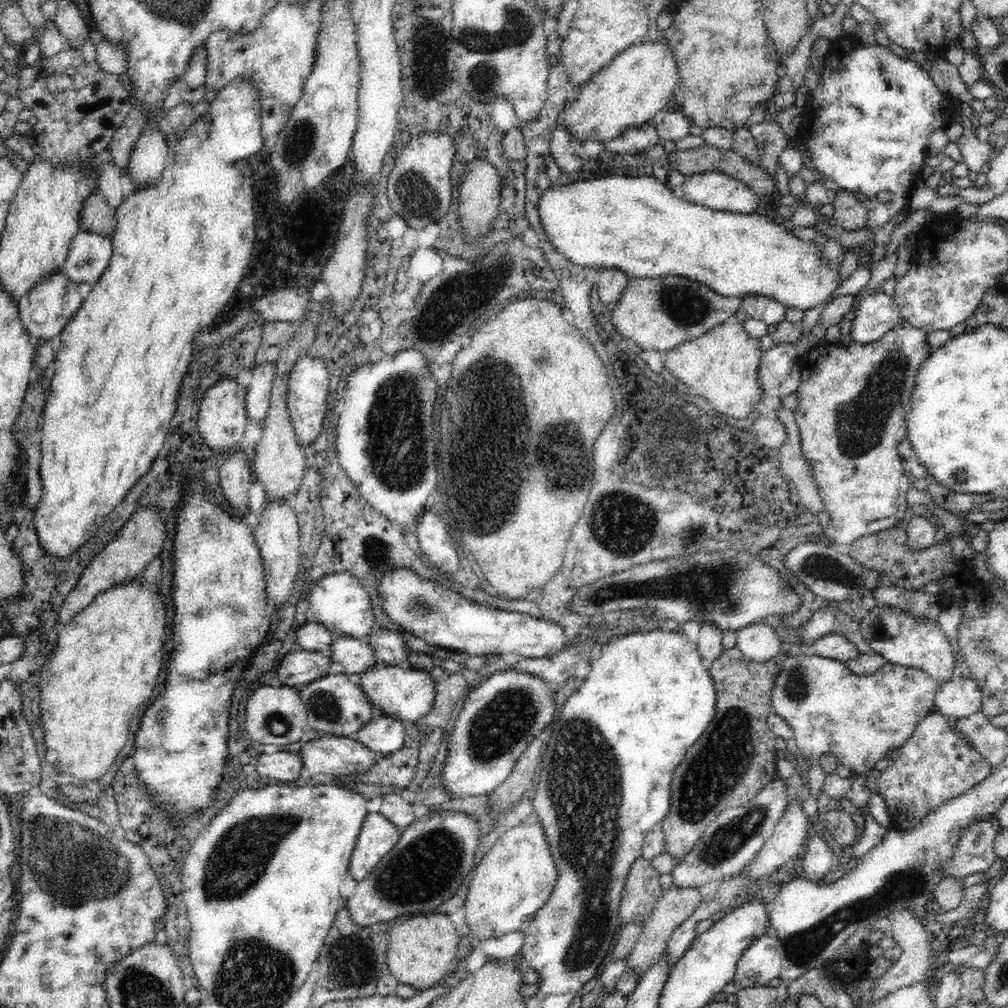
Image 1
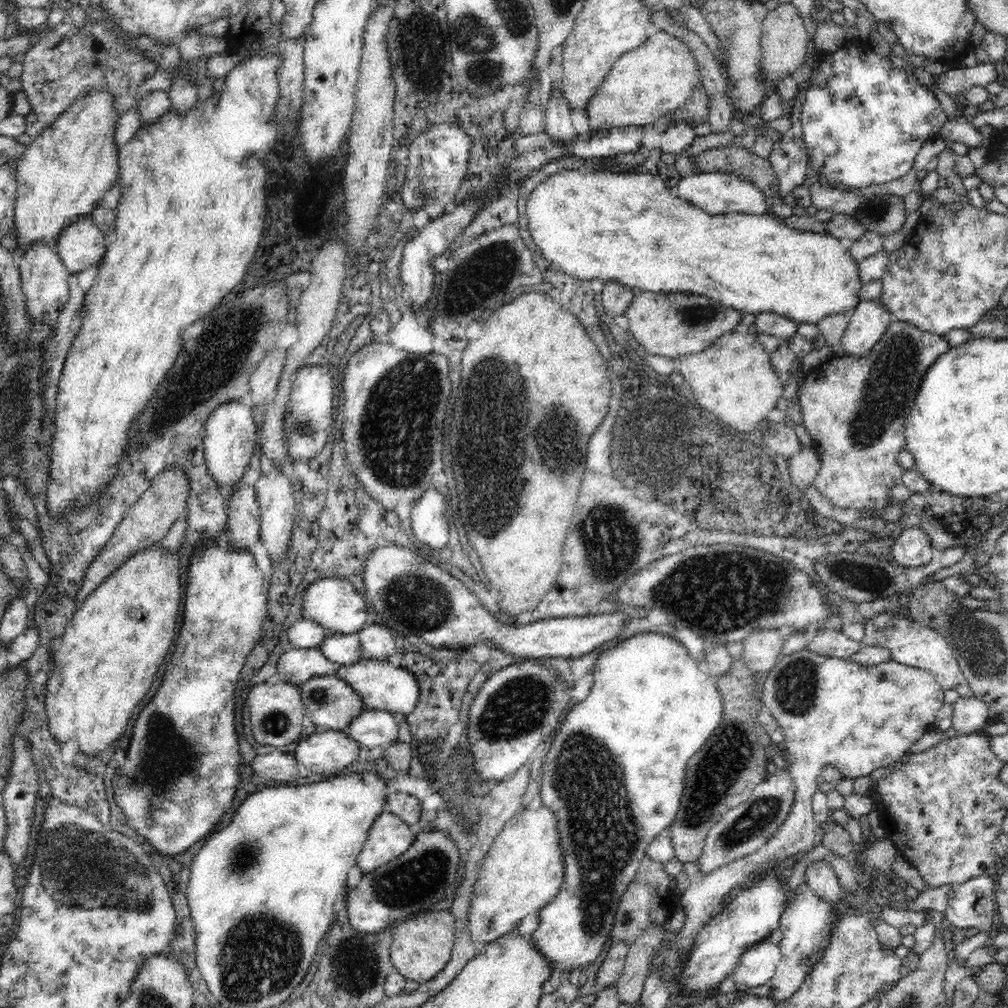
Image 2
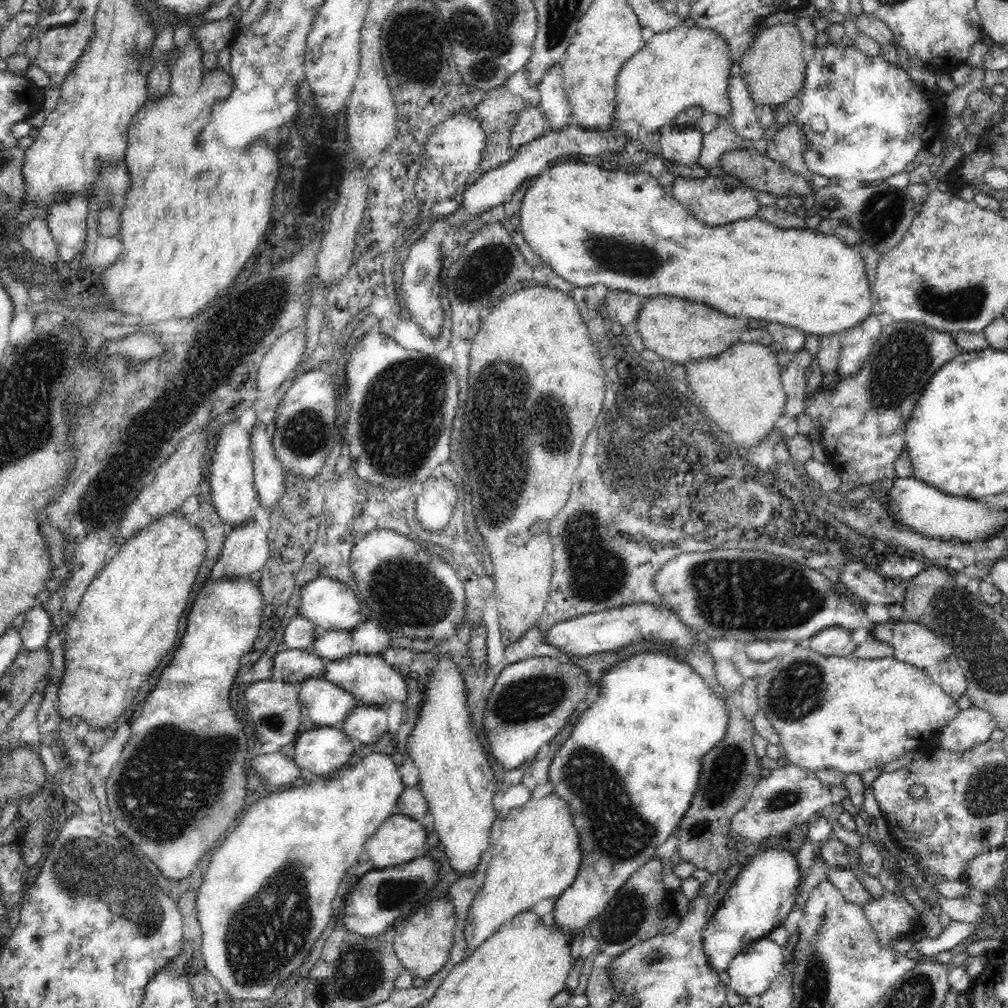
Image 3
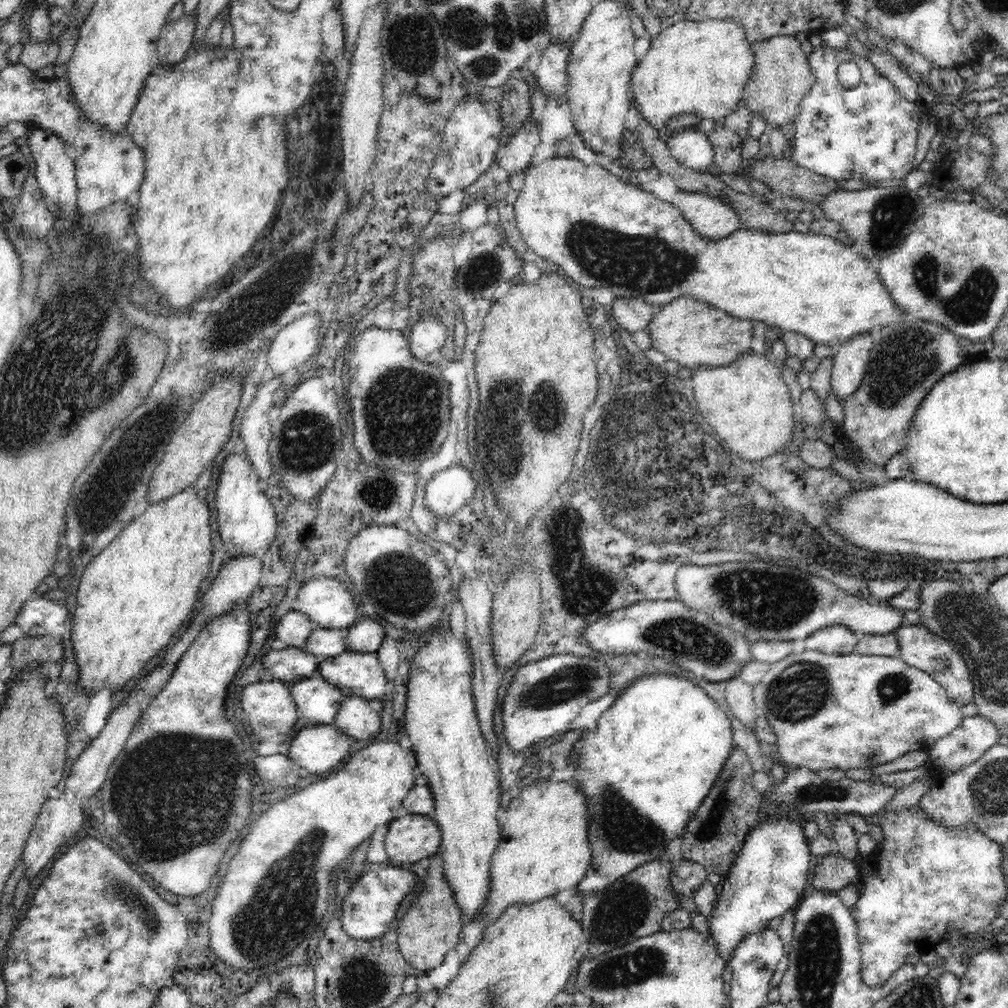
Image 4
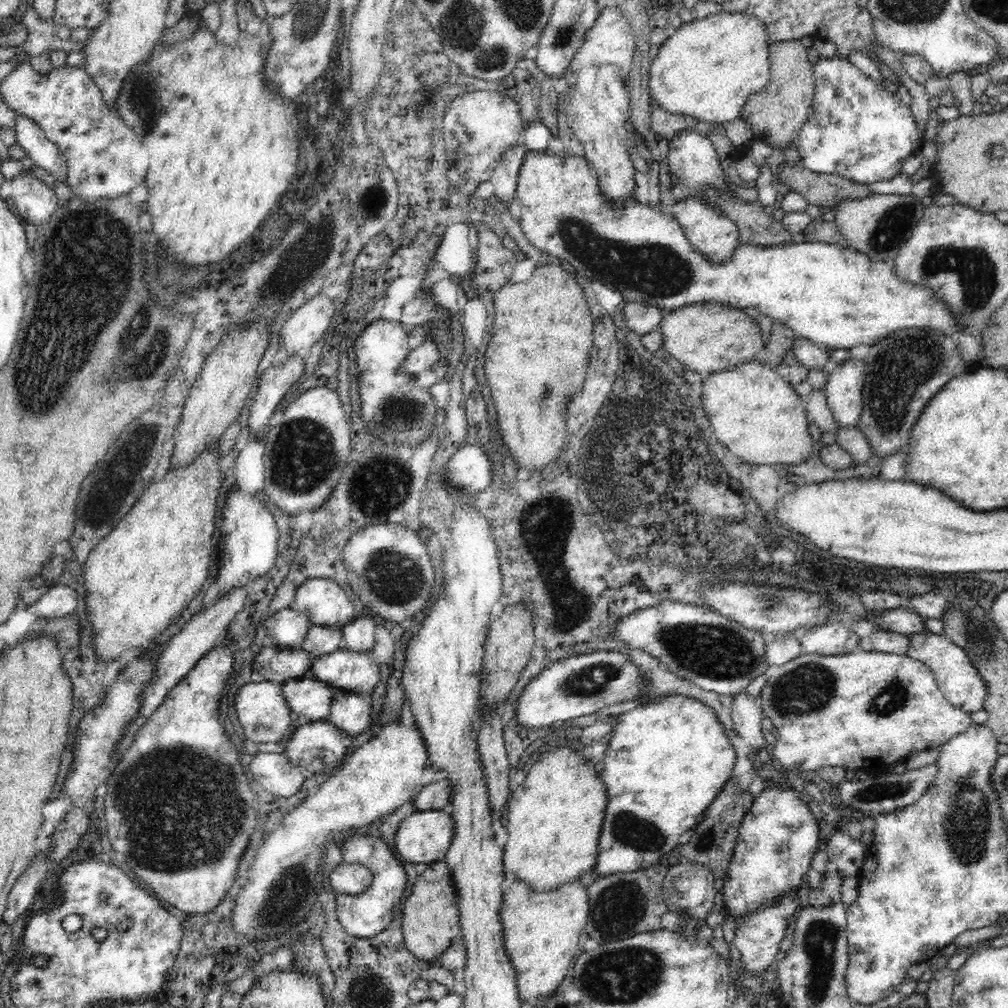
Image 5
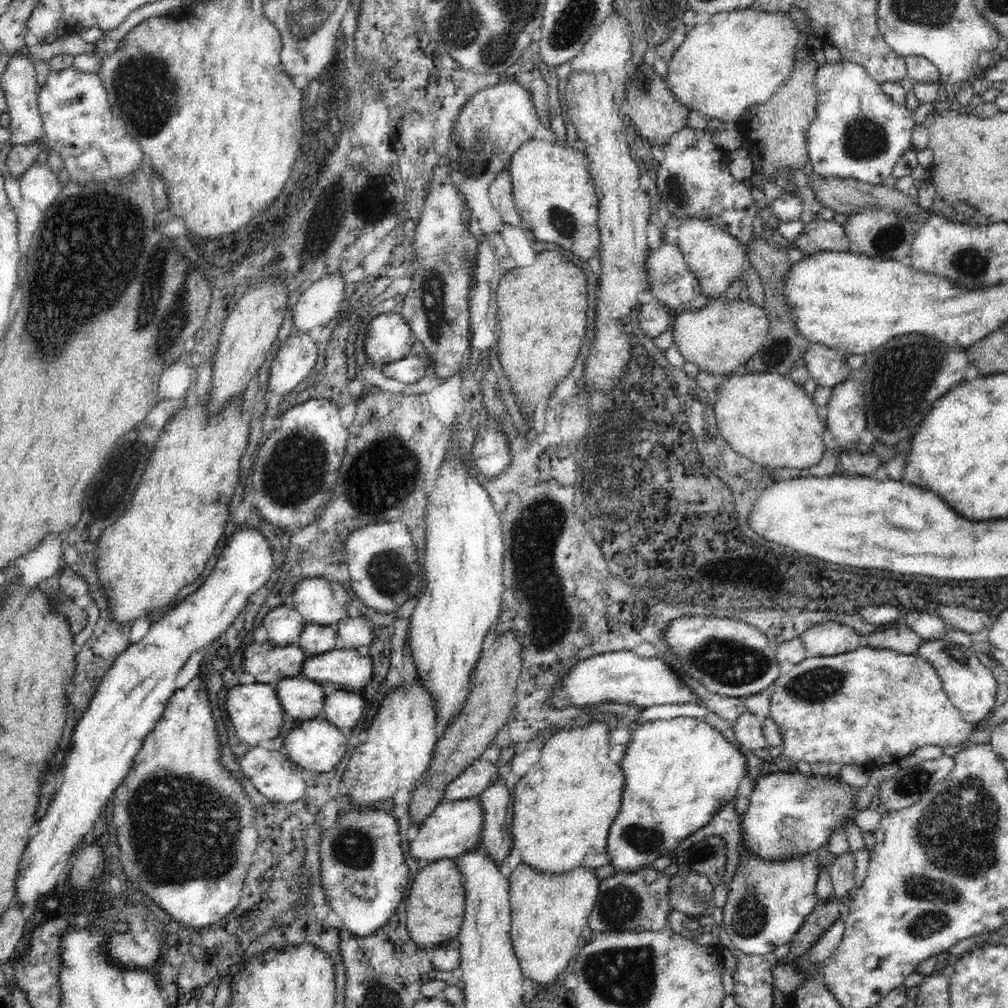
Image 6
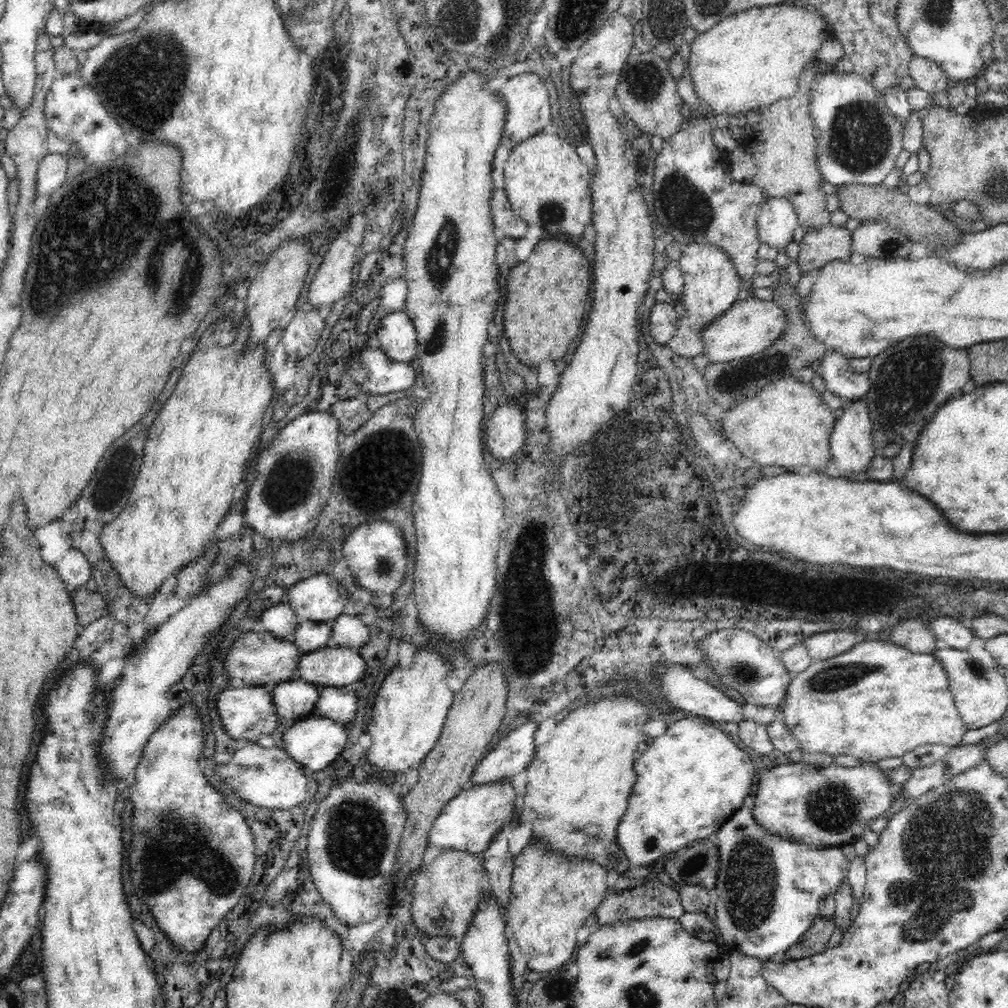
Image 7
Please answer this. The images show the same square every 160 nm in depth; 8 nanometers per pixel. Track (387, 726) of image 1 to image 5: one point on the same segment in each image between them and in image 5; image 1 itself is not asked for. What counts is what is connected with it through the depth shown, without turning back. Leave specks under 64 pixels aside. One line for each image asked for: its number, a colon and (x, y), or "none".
2: (372, 728)
3: (366, 723)
4: (355, 717)
5: (349, 712)

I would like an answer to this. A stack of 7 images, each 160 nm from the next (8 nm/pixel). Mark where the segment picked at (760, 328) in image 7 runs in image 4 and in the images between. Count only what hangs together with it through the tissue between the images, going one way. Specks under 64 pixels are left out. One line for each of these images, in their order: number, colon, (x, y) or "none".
4: (693, 333)
5: (705, 337)
6: (722, 335)

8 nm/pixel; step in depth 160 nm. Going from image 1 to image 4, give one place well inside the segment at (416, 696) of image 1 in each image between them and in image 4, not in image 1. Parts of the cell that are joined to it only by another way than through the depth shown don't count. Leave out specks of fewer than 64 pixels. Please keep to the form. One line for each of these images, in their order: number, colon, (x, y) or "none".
2: (381, 686)
3: (369, 678)
4: (359, 674)

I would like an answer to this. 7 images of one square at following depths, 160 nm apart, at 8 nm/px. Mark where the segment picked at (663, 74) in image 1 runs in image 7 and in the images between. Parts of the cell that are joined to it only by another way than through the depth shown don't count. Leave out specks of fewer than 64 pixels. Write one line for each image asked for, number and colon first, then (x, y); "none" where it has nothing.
2: (659, 76)
3: (687, 66)
4: (702, 67)
5: (708, 68)
6: (738, 59)
7: (749, 60)

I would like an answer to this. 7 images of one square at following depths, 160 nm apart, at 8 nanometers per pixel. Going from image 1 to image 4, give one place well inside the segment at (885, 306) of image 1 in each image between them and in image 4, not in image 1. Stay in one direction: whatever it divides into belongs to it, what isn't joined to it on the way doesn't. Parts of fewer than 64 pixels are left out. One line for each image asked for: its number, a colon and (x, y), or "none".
2: (869, 320)
3: (857, 343)
4: (850, 364)

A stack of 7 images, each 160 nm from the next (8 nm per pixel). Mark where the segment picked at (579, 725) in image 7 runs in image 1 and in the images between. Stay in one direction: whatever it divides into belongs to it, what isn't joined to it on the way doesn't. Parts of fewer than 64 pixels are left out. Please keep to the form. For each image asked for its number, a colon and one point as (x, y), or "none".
1: (513, 880)
2: (523, 870)
3: (535, 854)
4: (544, 849)
5: (553, 819)
6: (564, 806)

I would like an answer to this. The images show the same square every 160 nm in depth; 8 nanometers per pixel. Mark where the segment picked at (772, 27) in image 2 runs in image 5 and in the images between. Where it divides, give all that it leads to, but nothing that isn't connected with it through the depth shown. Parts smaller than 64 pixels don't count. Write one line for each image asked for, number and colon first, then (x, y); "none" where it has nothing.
3: (773, 68)
4: (783, 76)
5: (777, 113)

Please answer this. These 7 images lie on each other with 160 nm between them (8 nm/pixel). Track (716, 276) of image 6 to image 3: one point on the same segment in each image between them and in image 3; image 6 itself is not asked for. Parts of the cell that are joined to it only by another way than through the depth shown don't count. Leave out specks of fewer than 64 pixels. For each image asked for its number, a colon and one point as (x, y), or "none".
3: (715, 200)
4: (710, 217)
5: (709, 232)

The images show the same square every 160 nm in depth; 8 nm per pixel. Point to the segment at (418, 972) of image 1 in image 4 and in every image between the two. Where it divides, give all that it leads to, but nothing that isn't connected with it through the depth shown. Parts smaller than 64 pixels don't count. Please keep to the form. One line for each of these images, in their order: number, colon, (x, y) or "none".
2: (421, 947)
3: (423, 941)
4: (431, 927)

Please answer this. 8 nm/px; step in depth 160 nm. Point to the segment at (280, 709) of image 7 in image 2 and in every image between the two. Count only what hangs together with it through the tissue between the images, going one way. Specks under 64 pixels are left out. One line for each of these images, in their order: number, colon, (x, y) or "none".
2: (332, 705)
3: (326, 704)
4: (316, 701)
5: (309, 698)
6: (302, 698)

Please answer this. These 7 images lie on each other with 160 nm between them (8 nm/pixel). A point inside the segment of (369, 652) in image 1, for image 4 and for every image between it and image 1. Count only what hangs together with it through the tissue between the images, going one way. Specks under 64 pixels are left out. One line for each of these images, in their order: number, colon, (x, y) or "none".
2: (341, 649)
3: (331, 645)
4: (325, 643)

